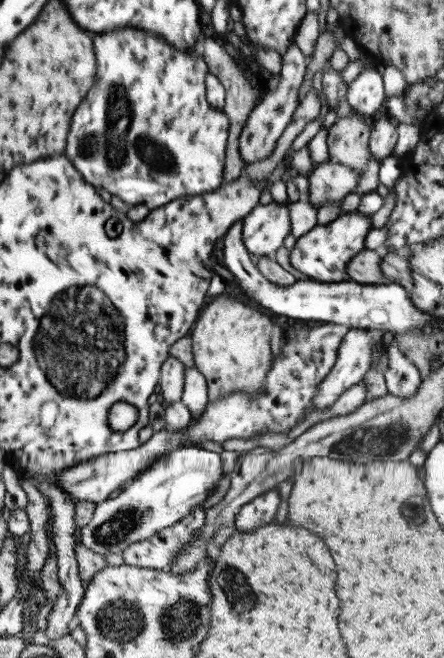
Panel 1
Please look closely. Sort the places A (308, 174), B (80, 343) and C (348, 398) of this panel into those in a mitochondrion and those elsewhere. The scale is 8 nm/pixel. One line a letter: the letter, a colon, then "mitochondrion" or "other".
A: other
B: mitochondrion
C: other

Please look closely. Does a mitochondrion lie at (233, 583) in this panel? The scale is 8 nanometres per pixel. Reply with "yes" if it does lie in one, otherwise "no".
yes

